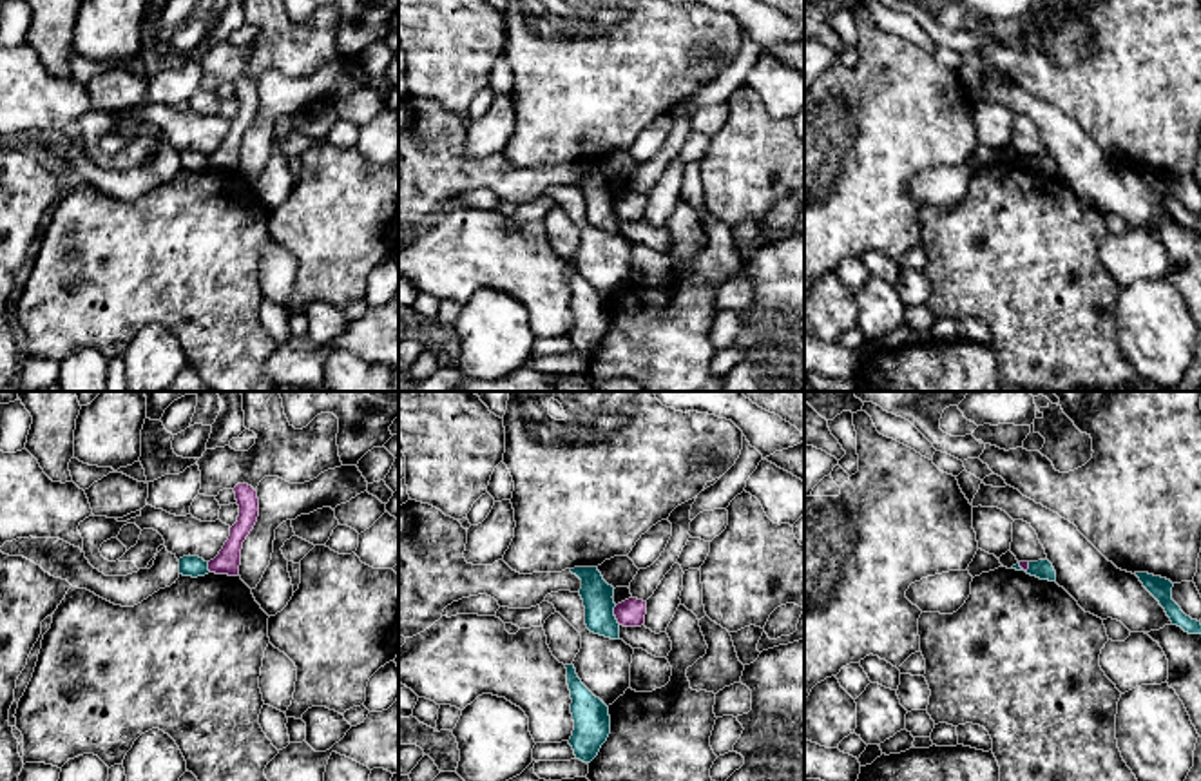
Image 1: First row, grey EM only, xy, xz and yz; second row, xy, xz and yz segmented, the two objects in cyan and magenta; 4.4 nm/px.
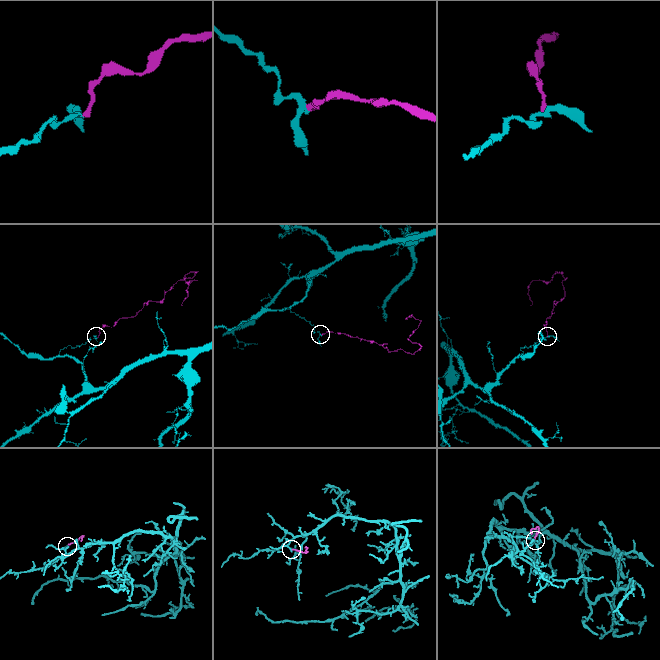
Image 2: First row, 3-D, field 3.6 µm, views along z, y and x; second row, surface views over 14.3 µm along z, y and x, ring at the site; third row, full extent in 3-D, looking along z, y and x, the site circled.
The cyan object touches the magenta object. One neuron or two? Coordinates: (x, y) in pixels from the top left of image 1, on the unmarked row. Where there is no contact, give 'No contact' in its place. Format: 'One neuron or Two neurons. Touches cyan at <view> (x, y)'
Two neurons. Touches cyan at xz (613, 209)

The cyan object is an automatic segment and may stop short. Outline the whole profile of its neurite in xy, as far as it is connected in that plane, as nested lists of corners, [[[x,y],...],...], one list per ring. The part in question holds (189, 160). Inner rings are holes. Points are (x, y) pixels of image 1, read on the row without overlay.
[[[183,150],[178,154],[179,156],[179,169],[183,170],[192,170],[192,172],[197,172],[197,170],[205,170],[208,169],[208,156],[205,156],[203,152],[199,150]]]

